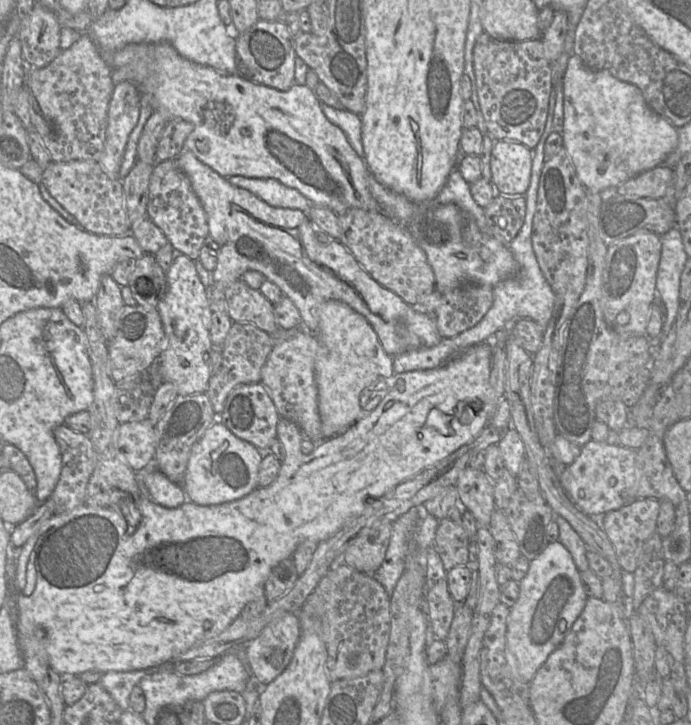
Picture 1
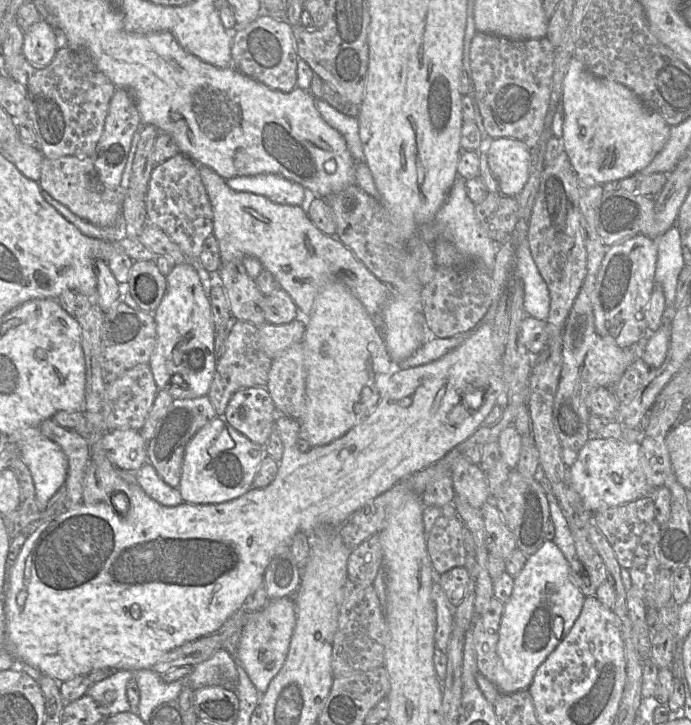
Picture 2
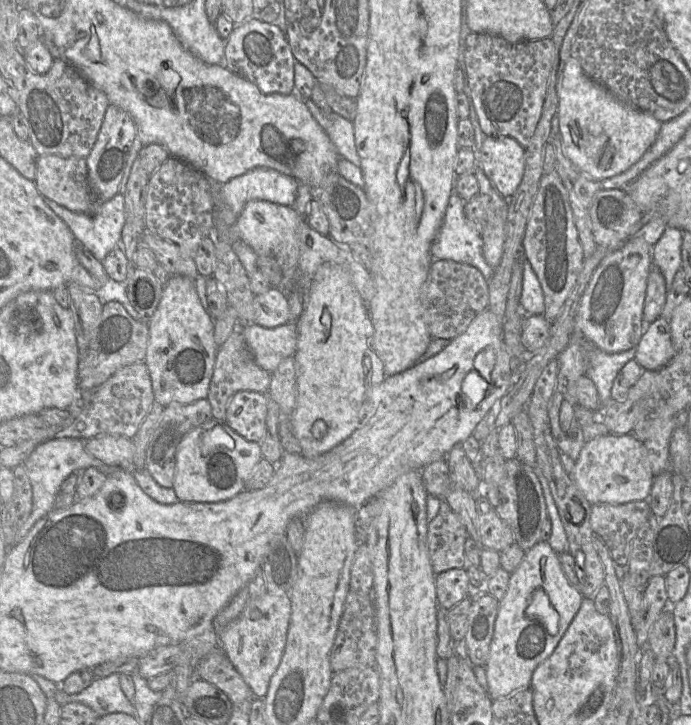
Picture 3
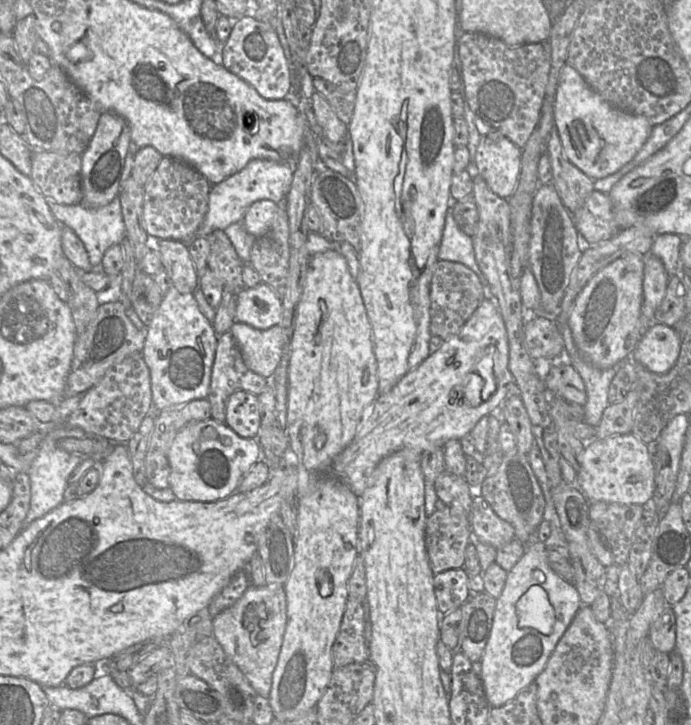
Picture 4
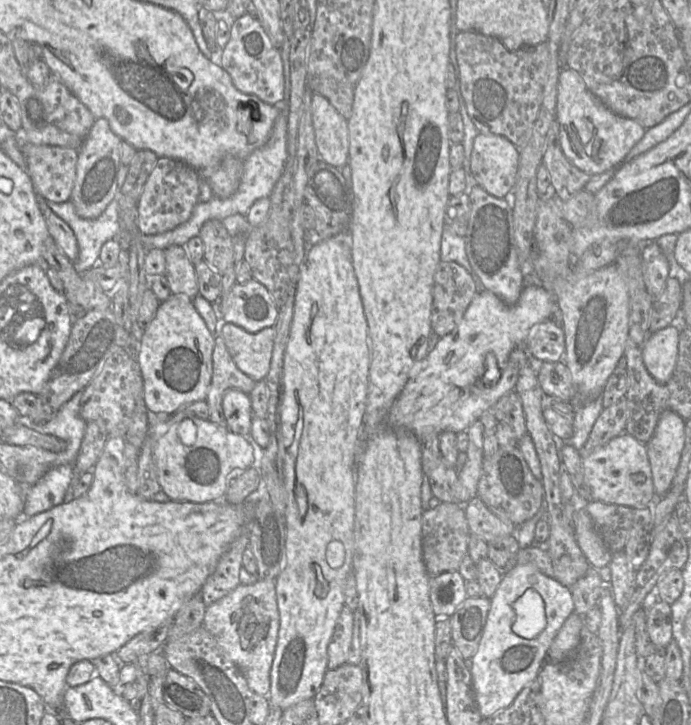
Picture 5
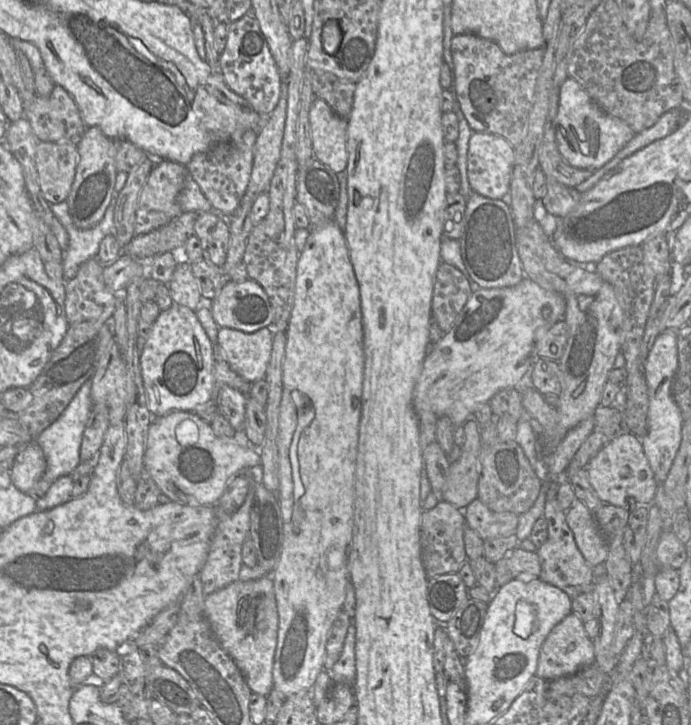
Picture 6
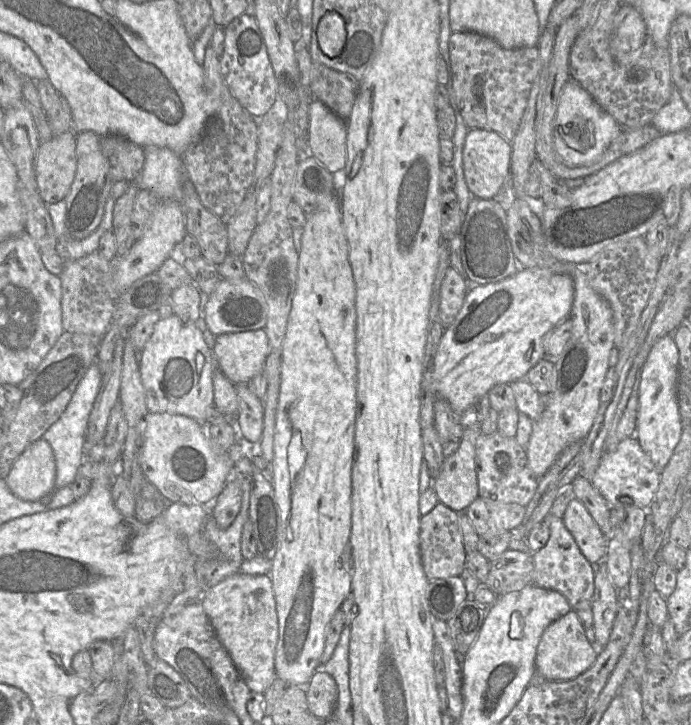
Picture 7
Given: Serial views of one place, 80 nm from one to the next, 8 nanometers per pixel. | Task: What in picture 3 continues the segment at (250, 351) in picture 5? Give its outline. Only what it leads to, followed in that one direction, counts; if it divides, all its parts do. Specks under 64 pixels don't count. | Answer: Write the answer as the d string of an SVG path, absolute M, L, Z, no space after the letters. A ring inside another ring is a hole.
M288 322L273 328L245 324L244 337L256 364L272 373L283 359L295 353L298 340L297 323Z

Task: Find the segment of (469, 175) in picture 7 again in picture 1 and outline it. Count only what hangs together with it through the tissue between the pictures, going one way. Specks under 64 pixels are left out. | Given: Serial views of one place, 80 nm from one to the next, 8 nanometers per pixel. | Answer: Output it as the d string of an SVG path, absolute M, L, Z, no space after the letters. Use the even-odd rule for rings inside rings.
M518 141L494 142L490 169L491 183L497 193L524 195L529 188L532 172L533 150Z

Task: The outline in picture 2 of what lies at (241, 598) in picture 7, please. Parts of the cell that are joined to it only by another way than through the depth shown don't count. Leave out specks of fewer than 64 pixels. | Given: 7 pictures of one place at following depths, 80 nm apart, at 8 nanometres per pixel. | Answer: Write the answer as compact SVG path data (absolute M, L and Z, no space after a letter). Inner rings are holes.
M293 597L270 600L261 610L250 614L238 643L237 656L257 691L263 695L283 667L296 625Z

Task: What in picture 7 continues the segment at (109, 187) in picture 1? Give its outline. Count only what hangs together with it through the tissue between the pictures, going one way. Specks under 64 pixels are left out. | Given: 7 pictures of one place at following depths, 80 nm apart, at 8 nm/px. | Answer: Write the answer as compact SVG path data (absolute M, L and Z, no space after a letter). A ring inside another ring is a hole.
M65 132L41 142L36 163L36 182L46 205L65 199L75 178L76 168L75 132Z

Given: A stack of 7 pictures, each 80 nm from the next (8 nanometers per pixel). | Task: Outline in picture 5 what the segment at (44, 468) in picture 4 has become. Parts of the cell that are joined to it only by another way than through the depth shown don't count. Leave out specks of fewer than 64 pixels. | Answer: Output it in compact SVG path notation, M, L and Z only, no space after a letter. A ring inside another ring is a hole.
M74 464L50 468L35 484L25 488L24 517L32 517L64 503Z

